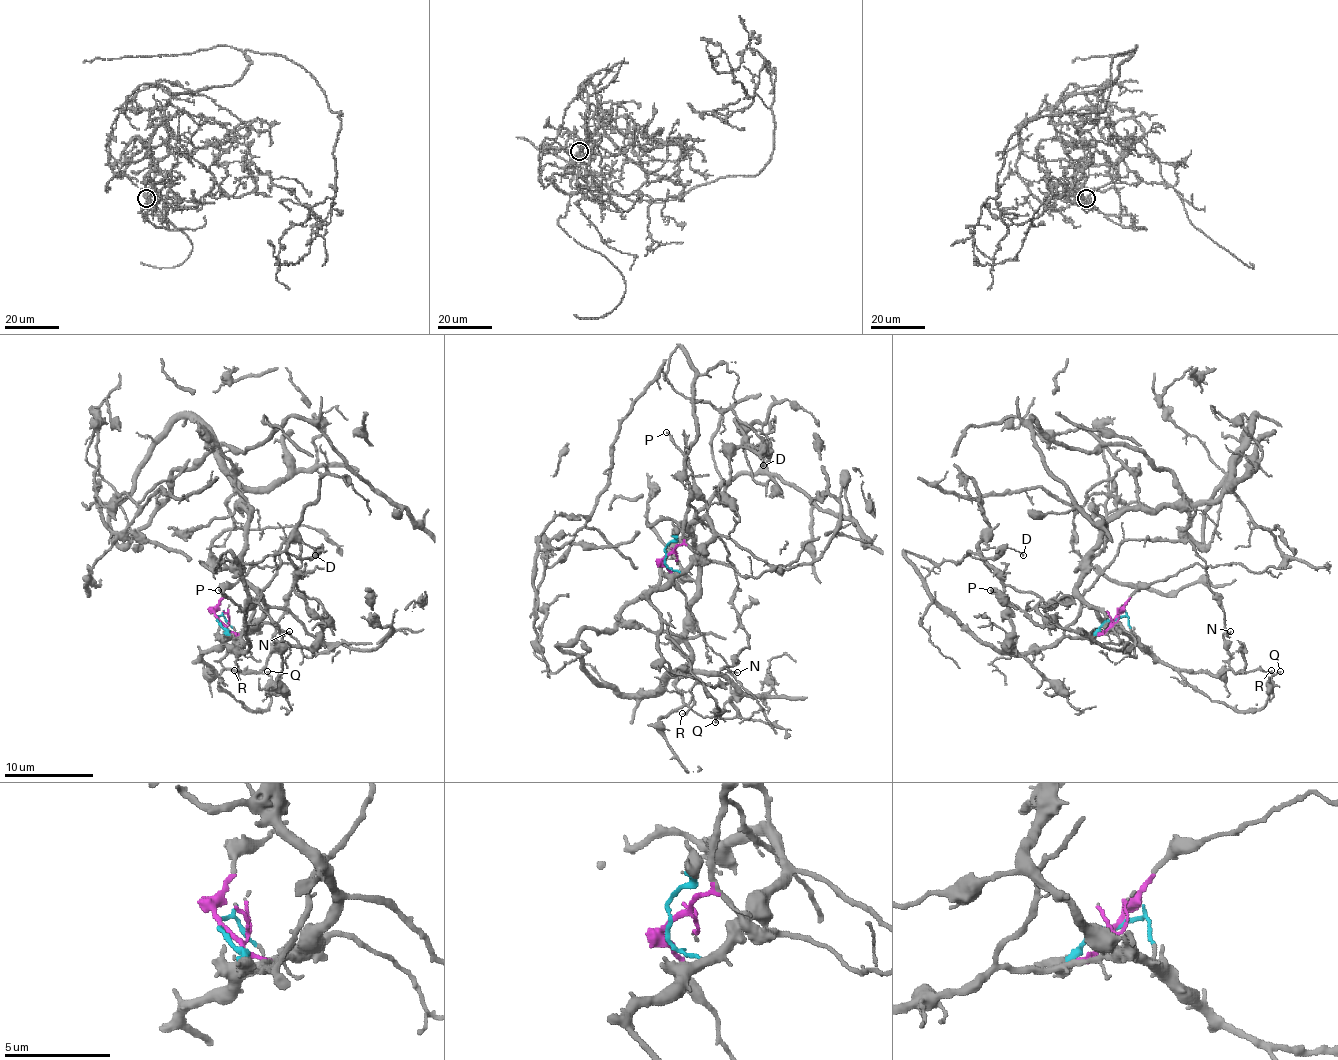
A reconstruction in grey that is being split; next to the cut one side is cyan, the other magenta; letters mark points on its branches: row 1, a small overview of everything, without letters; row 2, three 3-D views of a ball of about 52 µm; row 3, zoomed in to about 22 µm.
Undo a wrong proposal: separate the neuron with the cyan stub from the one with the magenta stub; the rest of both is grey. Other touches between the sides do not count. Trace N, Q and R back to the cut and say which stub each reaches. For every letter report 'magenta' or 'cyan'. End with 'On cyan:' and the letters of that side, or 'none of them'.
N: magenta
Q: cyan
R: cyan
On cyan: Q, R

